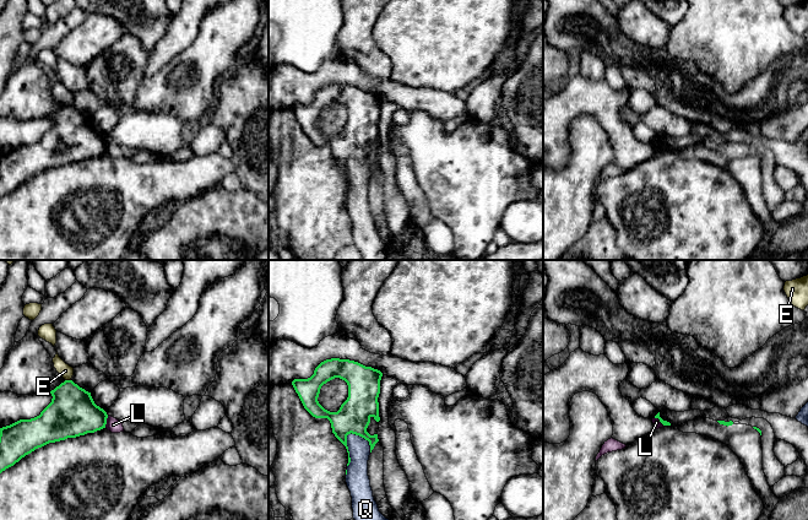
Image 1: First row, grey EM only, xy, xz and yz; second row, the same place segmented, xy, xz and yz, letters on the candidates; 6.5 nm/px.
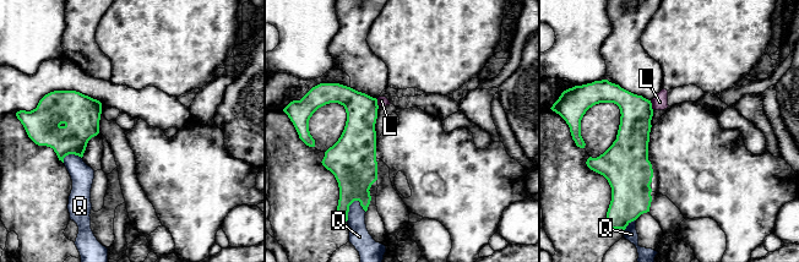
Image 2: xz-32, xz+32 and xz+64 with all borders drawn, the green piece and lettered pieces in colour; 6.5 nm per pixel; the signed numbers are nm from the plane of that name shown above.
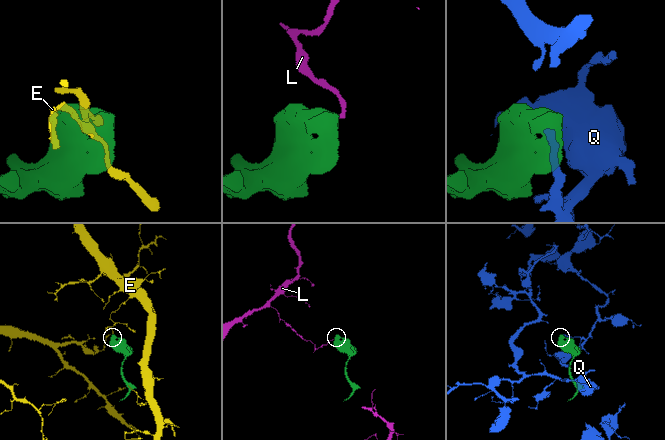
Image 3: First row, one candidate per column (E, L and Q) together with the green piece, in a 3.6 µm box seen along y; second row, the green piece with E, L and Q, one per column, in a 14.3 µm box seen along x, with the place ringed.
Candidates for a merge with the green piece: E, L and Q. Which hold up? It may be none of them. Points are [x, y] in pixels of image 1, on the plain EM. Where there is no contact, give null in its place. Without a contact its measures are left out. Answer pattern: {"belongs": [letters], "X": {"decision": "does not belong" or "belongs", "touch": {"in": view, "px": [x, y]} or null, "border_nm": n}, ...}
{"belongs": [], "E": {"decision": "does not belong", "touch": {"in": "xy", "px": [68, 106]}, "border_nm": 40}, "L": {"decision": "does not belong", "touch": {"in": "xy", "px": [106, 147]}, "border_nm": 80}, "Q": {"decision": "does not belong", "touch": {"in": "xz", "px": [347, 174]}, "border_nm": 240}}

